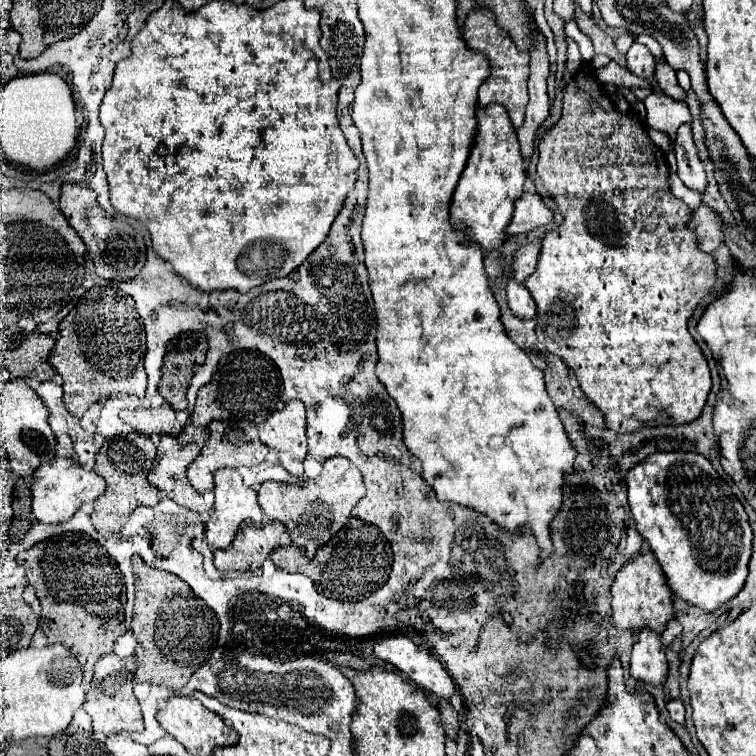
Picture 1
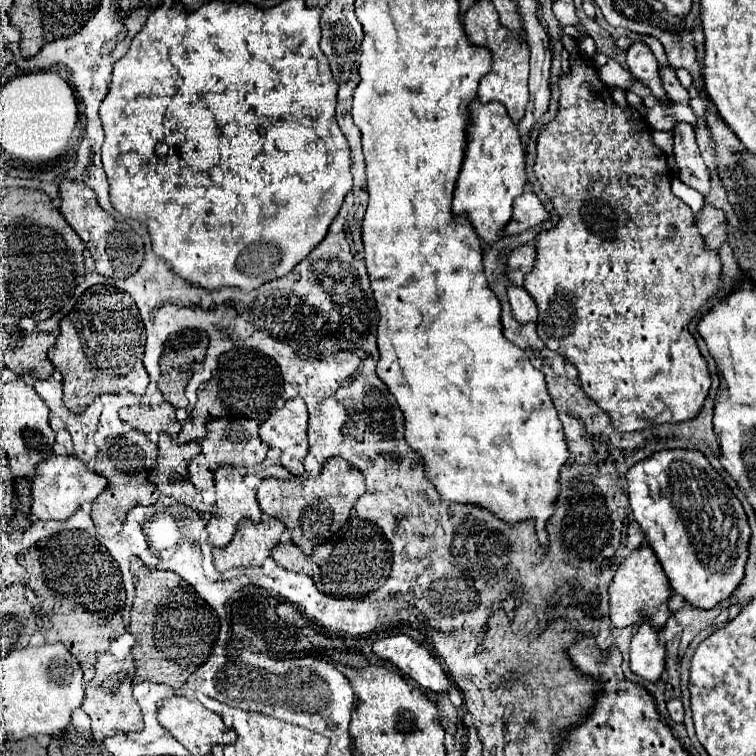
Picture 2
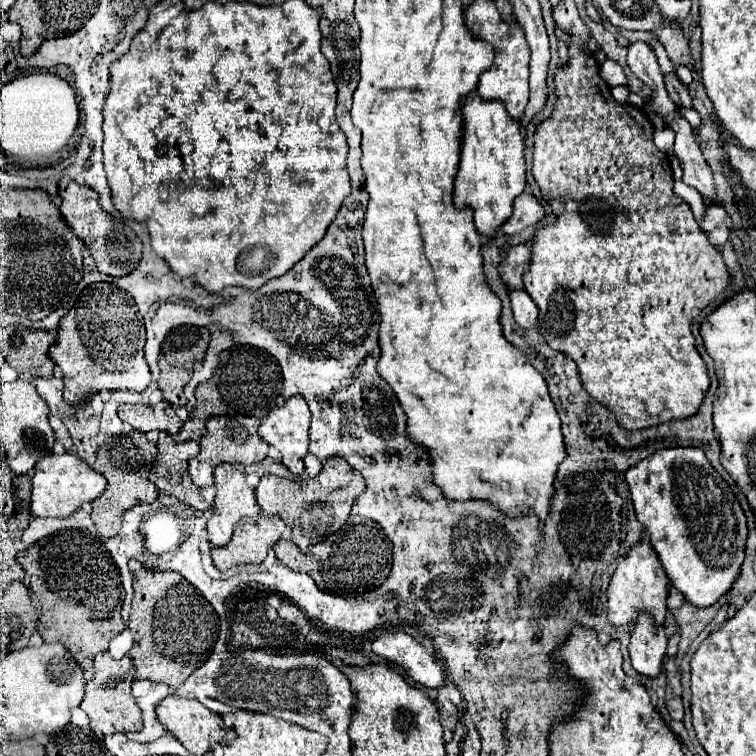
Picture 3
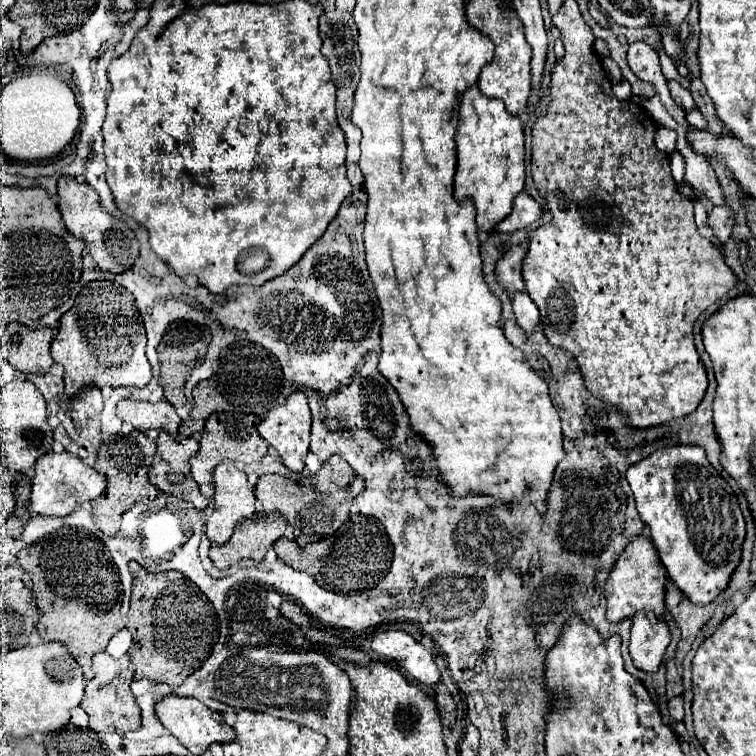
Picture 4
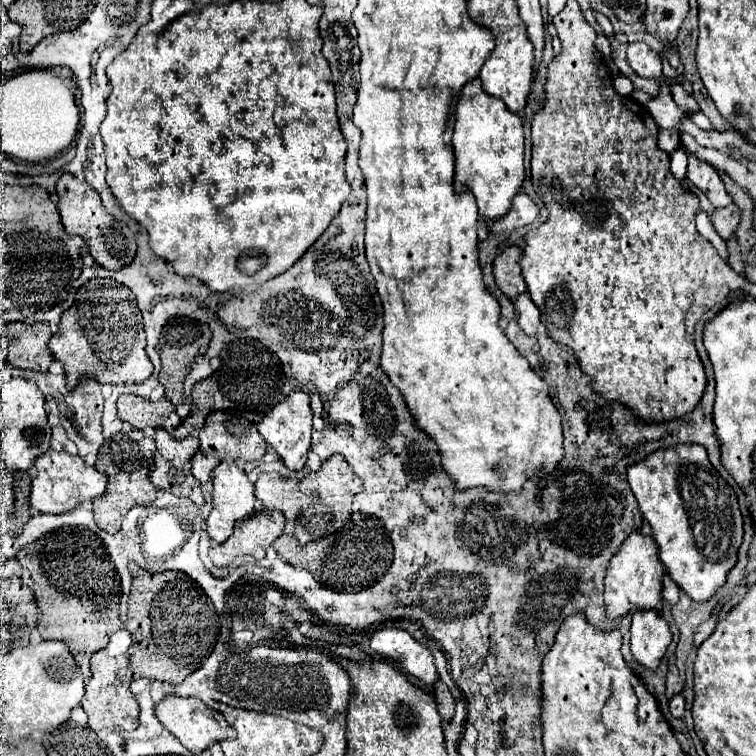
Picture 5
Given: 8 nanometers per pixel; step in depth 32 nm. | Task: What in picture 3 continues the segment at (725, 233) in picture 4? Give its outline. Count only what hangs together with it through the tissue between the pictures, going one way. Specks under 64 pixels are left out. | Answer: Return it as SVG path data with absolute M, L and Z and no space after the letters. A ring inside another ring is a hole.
M712 204L708 210L706 210L706 216L704 216L704 222L700 224L702 230L710 232L708 240L712 246L720 248L720 244L726 244L728 242L728 236L730 236L730 216L726 212L726 208L718 206L718 204Z

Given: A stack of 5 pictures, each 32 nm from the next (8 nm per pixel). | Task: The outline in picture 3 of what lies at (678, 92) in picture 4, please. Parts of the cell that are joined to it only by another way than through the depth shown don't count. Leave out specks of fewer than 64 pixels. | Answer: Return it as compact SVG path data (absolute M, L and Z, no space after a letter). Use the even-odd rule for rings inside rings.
M664 76L666 80L666 90L670 94L670 98L678 104L678 106L684 106L684 108L692 108L692 98L688 94L688 88L674 76Z

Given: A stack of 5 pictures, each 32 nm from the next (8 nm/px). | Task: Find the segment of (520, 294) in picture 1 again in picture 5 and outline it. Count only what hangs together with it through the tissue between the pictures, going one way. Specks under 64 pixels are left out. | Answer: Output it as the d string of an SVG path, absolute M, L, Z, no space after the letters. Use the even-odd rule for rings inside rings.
M522 294L522 296L518 296L518 300L514 302L514 306L516 306L516 312L518 312L518 324L520 324L520 328L528 336L536 336L536 324L542 324L540 322L540 312L538 312L536 304L530 300L528 294Z

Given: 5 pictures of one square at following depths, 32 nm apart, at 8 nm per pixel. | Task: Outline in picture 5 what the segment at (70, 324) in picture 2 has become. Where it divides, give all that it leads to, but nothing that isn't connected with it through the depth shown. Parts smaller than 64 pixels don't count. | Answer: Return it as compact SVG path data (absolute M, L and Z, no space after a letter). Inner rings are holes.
M92 278L88 280L74 298L74 304L62 314L58 332L50 340L50 350L56 360L64 364L66 372L66 384L68 388L76 386L76 382L84 376L94 376L100 382L110 384L122 384L122 382L144 382L152 374L152 362L146 354L146 338L142 328L142 314L136 304L136 296L132 290L114 280L114 278Z

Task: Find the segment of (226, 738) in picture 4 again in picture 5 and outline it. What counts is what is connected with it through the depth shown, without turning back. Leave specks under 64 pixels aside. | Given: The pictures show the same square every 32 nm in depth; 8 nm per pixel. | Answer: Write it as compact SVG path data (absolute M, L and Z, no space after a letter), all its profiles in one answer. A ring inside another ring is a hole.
M166 696L156 704L156 718L184 744L190 752L200 754L204 748L208 748L212 742L222 742L236 736L236 730L224 720L224 716L212 708L208 708L198 698L182 698L182 696Z

